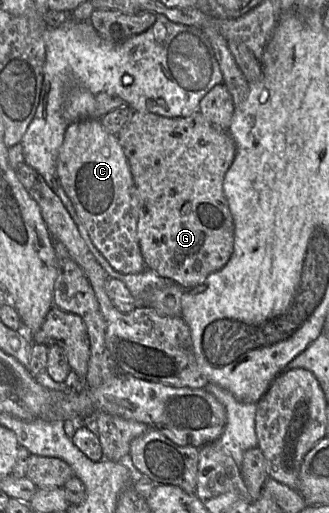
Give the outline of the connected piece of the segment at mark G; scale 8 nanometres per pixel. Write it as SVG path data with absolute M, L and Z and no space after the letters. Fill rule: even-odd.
M132 111L131 117L117 137L123 148L138 192L138 241L146 267L159 276L181 285L184 289L193 289L201 285L211 273L221 270L228 263L233 253L234 222L224 195L223 181L228 168L235 158L236 145L234 139L227 130L221 130L213 126L199 111L186 117L175 118L148 112Z

